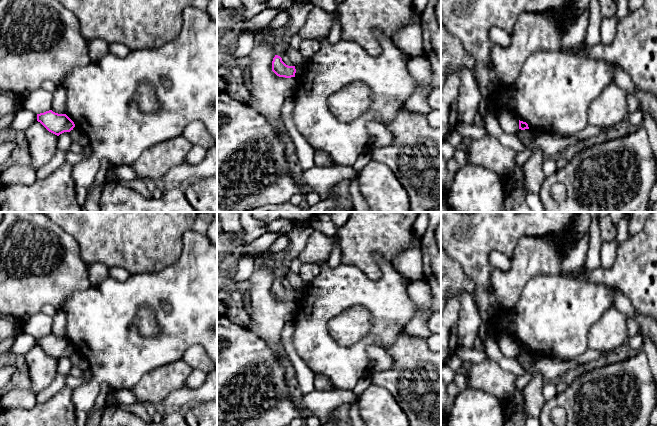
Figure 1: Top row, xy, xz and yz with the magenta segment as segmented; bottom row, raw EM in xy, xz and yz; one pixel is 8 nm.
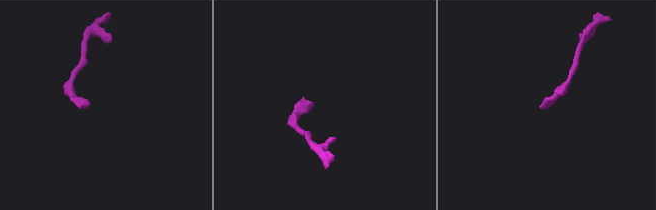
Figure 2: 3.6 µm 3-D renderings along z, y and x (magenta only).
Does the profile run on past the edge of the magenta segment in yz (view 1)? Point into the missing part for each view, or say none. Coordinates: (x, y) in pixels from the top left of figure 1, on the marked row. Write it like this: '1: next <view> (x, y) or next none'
1: next none

